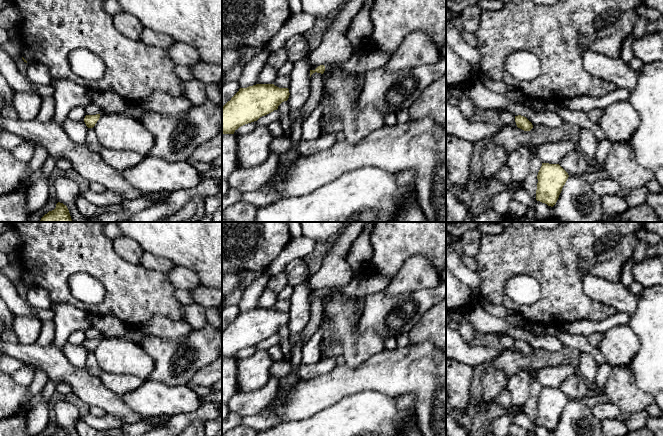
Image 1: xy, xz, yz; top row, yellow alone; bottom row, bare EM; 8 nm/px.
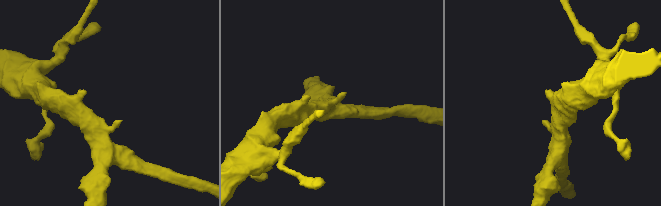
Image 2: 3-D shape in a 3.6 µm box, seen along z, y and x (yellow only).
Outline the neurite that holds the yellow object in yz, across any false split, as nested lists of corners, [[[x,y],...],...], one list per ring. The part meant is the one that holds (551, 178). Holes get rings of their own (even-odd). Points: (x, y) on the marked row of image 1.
[[[542,163],[537,175],[536,200],[553,207],[568,177],[559,164]]]

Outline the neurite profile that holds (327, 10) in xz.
[[[301,0],[303,12],[325,21],[323,36],[343,10],[347,0]]]

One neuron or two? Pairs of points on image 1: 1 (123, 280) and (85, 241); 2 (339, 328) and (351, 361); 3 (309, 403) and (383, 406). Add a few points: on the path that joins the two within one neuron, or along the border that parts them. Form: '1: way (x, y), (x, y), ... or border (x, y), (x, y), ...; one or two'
1: way (113, 271), (93, 251); one
2: way (347, 336), (351, 340), (351, 353); one
3: border (355, 393), (342, 397), (313, 415); two

